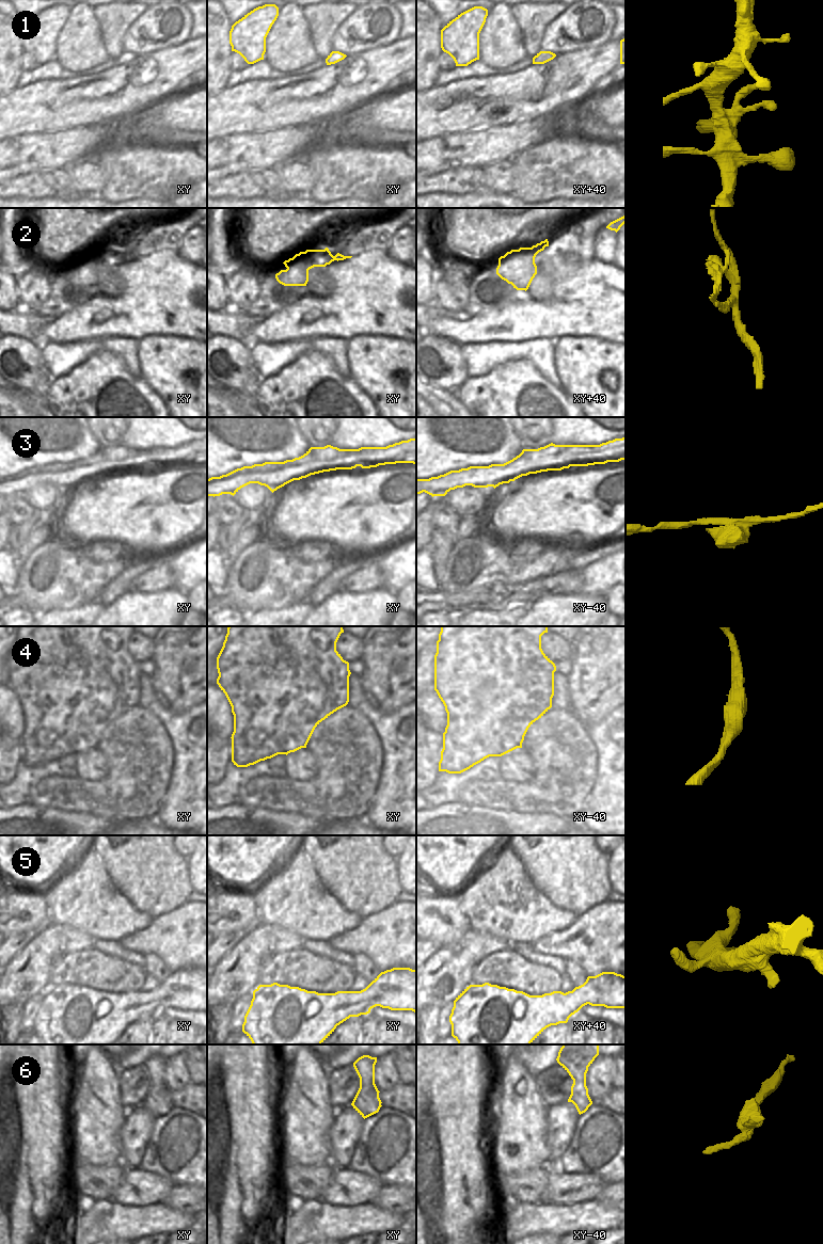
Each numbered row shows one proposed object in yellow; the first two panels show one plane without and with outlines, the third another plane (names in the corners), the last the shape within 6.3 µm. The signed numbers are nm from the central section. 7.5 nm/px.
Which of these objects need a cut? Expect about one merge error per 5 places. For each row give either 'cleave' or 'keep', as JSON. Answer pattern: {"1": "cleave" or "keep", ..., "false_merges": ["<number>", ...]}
{"1": "keep", "2": "cleave", "3": "keep", "4": "keep", "5": "keep", "6": "keep", "false_merges": ["2"]}

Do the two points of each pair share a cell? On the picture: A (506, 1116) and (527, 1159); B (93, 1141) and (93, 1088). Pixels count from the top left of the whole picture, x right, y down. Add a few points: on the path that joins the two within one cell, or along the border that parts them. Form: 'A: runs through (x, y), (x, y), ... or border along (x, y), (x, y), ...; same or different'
A: runs through (517, 1127), (518, 1143), (523, 1148); same
B: runs through (93, 1128), (93, 1101); same

